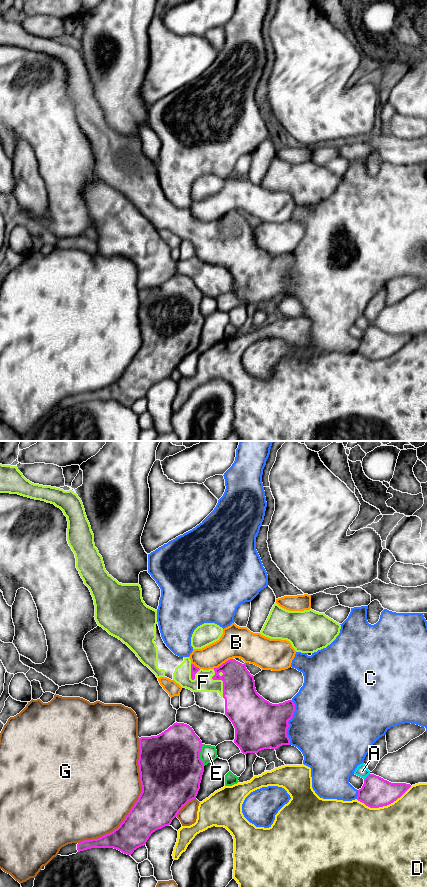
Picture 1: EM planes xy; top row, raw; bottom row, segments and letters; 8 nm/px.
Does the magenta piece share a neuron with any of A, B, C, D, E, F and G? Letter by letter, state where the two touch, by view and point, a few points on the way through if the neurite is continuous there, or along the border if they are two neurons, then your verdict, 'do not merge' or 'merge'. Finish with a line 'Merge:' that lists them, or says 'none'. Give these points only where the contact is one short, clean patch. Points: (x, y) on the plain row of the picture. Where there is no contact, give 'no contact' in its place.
A: contact xy (367, 328); do not merge
B: contact xy (223, 215); do not merge
C: contact xy (287, 274); do not merge
D: contact xy (383, 357); do not merge
E: contact xy (199, 307); do not merge
F: contact xy (220, 231); merge
G: contact xy (135, 354); do not merge
Merge: F

